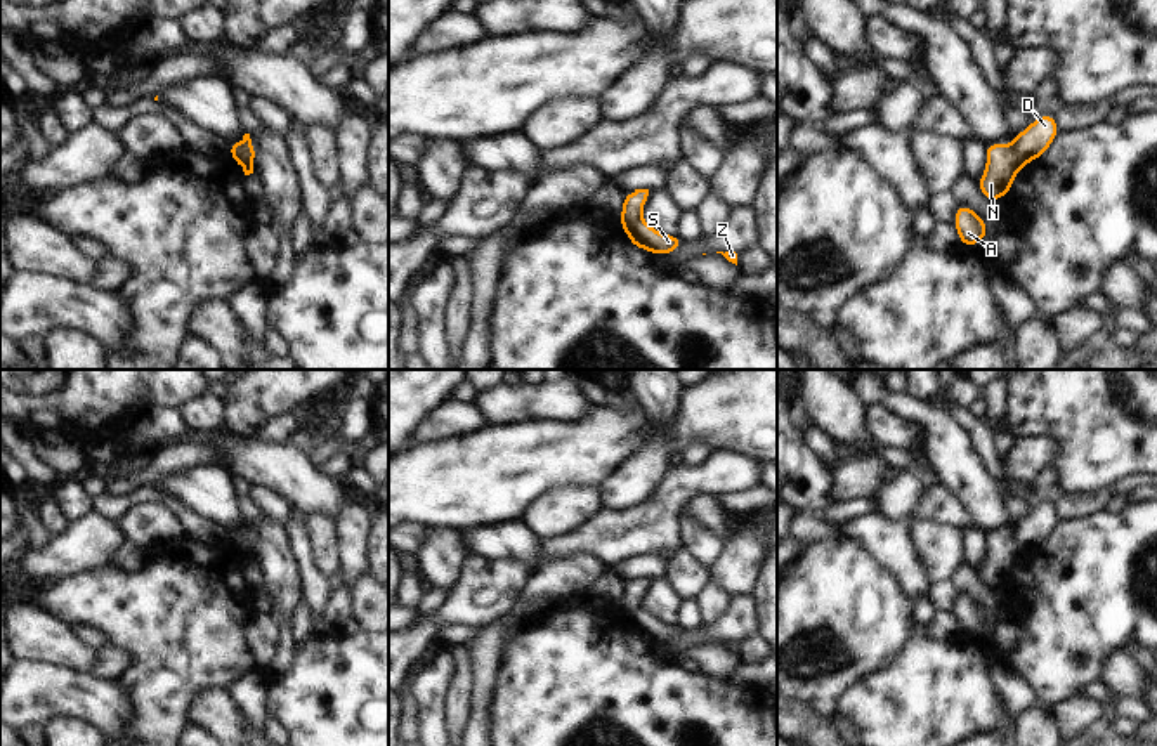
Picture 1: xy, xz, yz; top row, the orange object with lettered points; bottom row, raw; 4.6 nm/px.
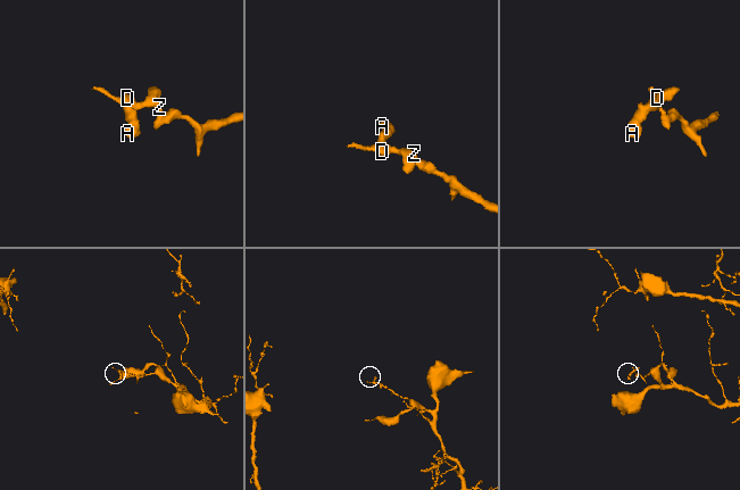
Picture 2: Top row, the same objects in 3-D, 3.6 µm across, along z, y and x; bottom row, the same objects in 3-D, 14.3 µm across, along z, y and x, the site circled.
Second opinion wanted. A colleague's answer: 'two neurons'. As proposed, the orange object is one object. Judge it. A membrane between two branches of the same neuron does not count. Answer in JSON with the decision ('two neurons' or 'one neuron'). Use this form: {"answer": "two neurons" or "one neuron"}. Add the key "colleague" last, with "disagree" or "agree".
{"answer": "two neurons", "colleague": "agree"}

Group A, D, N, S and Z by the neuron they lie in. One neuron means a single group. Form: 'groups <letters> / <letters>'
groups A N / D S Z

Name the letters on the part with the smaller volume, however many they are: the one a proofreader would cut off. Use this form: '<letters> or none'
A, N

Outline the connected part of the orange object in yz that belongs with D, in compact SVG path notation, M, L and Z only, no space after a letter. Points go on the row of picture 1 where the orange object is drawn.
M1043 115L1032 123L1016 134L1015 151L1020 161L1020 167L1039 160L1053 141L1058 137L1058 123L1053 115Z

